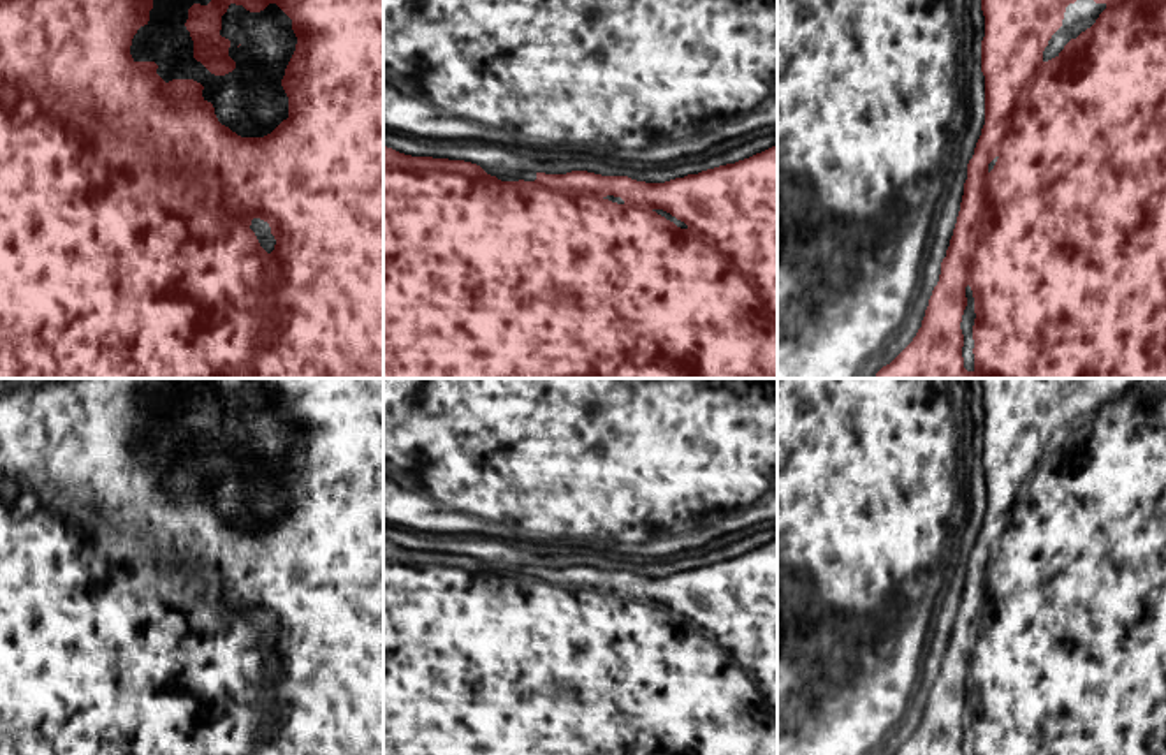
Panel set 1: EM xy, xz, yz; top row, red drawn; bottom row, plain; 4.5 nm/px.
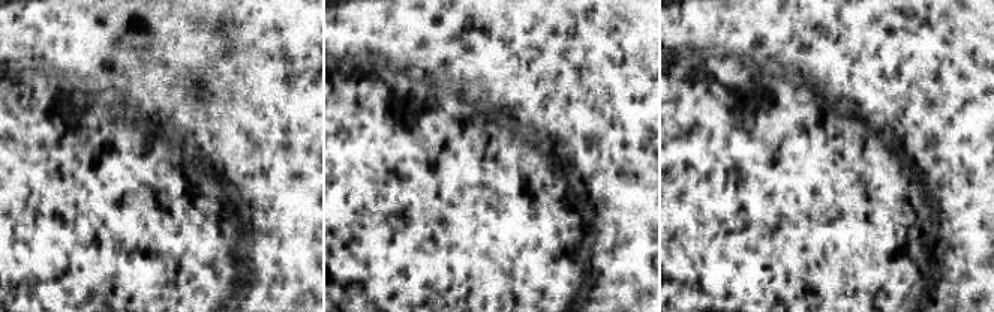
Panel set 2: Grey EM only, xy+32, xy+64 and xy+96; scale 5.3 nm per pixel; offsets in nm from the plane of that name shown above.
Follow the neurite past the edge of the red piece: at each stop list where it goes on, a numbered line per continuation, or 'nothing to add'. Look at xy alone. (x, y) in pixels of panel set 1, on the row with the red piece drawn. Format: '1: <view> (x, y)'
1: xy (262, 231)

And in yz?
1: yz (968, 319)

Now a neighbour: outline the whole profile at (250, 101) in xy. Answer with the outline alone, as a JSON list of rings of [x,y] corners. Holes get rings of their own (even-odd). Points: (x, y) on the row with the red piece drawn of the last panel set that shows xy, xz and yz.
[[[153,0],[149,21],[132,39],[134,62],[155,62],[157,74],[165,81],[193,79],[204,86],[202,97],[211,102],[218,121],[241,137],[264,137],[288,118],[288,97],[281,86],[285,69],[295,51],[297,37],[292,19],[269,4],[260,12],[250,12],[243,5],[230,4],[222,16],[220,35],[230,40],[229,56],[236,69],[225,76],[211,74],[193,58],[193,40],[185,23],[193,4],[208,5],[211,0]]]

